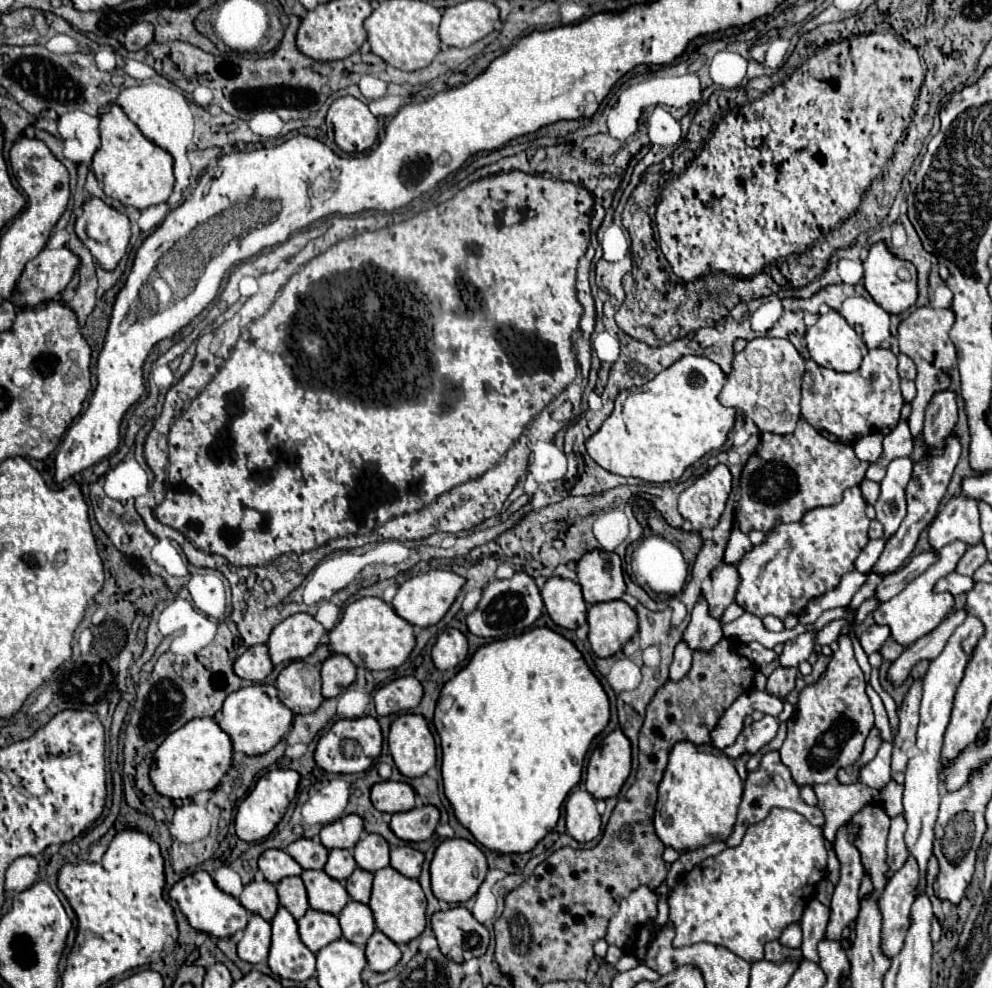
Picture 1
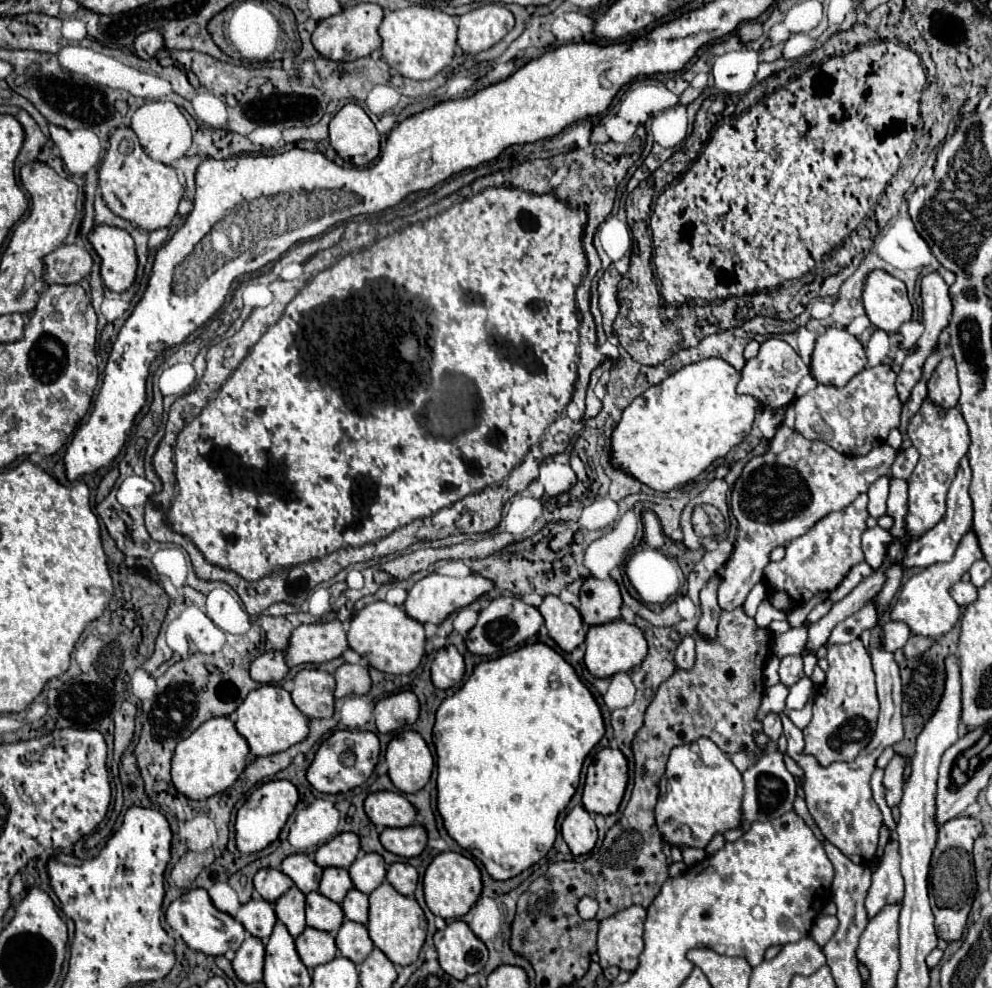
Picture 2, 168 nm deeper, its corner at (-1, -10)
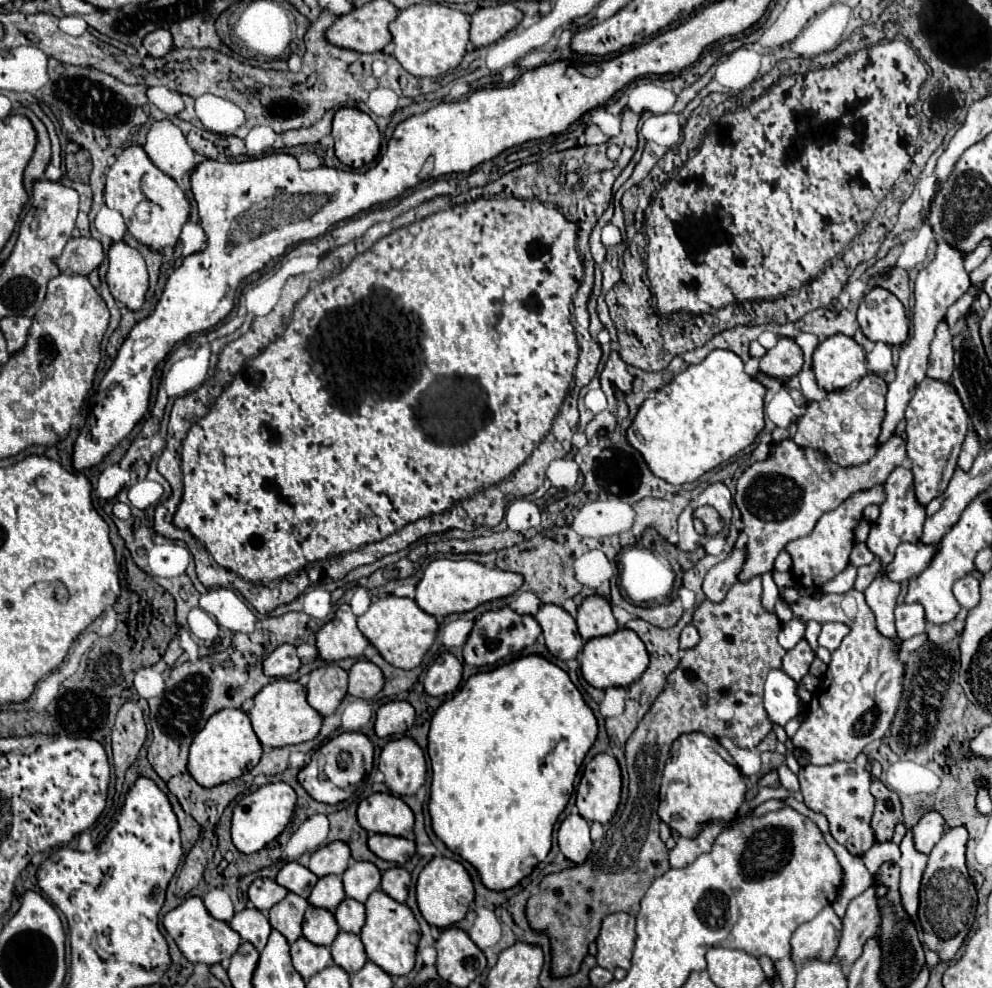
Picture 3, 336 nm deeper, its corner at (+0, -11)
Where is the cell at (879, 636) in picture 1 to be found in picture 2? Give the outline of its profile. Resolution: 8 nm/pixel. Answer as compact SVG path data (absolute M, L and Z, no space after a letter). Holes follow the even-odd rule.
M892 619L884 623L884 633L886 633L886 649L894 649L894 651L904 647L908 637L912 635L910 627L904 621L892 621Z

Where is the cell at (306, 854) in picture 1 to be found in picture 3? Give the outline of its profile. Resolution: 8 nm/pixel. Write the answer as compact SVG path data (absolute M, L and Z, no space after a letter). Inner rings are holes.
M287 862L287 864L279 870L279 874L277 874L275 880L277 880L281 886L285 886L289 892L299 894L301 898L309 898L313 886L317 884L317 876L315 876L309 868L301 866L299 862Z

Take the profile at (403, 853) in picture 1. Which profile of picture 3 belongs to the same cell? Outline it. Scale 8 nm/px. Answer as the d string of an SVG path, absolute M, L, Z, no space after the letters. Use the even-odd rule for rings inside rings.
M389 868L389 870L383 872L381 890L387 892L397 902L405 902L407 900L409 882L411 882L411 874L407 870L403 870L403 868Z

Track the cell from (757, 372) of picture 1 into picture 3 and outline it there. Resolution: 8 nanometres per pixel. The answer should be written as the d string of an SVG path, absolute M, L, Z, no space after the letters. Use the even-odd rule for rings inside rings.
M779 338L777 346L759 360L759 372L769 378L779 378L781 382L797 376L801 368L803 352L791 338Z

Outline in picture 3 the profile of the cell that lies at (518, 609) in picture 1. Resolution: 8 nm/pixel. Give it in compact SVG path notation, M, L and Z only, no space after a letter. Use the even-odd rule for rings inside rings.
M503 606L495 612L485 612L475 620L475 626L463 646L463 658L469 666L489 666L507 656L521 652L525 646L531 646L541 634L541 626L529 614L517 614L509 606Z

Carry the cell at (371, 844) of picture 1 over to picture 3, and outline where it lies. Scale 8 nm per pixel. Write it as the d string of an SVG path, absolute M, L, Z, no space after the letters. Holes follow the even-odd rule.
M351 862L343 874L345 894L359 902L365 902L367 896L377 890L381 884L381 872L373 862Z

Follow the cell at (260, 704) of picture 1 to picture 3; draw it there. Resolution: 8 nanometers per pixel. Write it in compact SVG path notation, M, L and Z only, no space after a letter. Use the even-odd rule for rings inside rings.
M273 680L253 698L253 708L247 712L253 732L261 746L287 746L313 740L321 730L321 716L307 704L305 688L293 680Z

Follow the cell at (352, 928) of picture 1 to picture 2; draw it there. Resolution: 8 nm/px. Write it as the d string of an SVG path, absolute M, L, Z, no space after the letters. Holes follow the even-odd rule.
M354 921L342 923L336 935L336 947L340 955L350 959L352 963L362 963L368 957L368 953L374 949L372 939L368 937L368 929Z

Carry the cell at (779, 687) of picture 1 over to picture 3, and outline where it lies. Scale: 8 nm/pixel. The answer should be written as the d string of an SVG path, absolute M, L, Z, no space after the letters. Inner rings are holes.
M801 640L795 648L791 648L785 656L783 656L783 666L781 670L785 674L789 674L793 680L801 680L807 672L809 672L809 666L815 658L815 652L809 648L809 644L805 640Z

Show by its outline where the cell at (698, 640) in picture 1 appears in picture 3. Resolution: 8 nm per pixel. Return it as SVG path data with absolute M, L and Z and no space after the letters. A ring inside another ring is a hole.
M735 548L723 562L713 566L703 582L703 592L709 602L721 602L729 588L737 582L737 572L745 560L745 550Z

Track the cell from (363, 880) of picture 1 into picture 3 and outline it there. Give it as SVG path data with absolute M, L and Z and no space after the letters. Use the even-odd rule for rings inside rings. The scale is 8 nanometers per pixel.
M345 898L335 910L335 920L341 930L359 934L365 926L365 906L353 898Z

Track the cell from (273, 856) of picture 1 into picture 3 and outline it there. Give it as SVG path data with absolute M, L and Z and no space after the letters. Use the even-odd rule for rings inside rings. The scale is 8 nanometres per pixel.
M257 878L249 886L249 900L261 912L265 912L271 906L275 906L277 902L281 902L287 894L289 894L289 890L285 890L281 884L277 884L275 880L269 880L269 878Z

